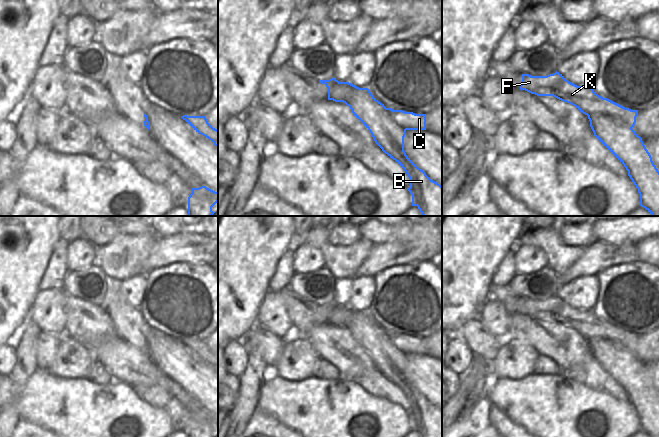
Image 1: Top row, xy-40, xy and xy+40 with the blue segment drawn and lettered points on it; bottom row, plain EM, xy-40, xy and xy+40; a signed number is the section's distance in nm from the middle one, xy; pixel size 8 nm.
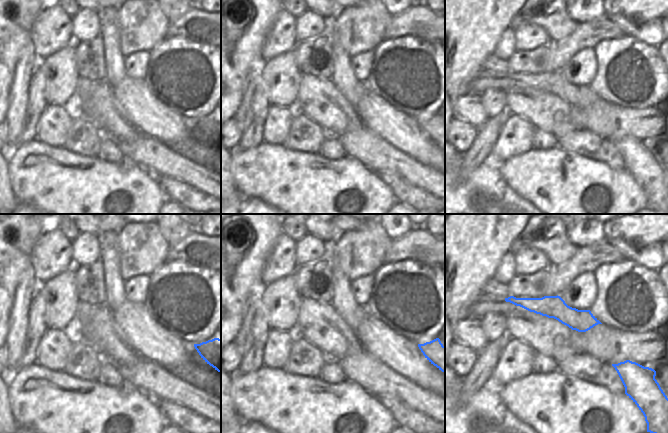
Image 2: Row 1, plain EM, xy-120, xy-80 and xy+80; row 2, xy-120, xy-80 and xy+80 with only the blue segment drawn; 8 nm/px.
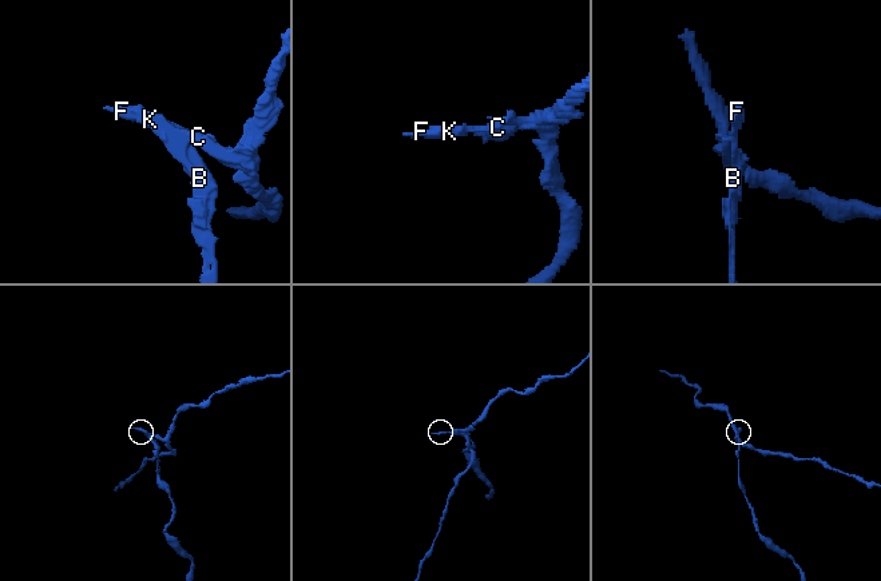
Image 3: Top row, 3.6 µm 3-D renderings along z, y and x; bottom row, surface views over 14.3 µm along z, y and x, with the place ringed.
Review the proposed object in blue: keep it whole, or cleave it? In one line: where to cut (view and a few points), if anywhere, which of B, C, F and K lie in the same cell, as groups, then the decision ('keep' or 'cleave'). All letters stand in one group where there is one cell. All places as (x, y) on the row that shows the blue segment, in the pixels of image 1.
cut in xy+40 along (588, 115), (610, 115), (631, 128); B / C F K; cleave

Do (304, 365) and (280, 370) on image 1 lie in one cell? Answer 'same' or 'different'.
same

